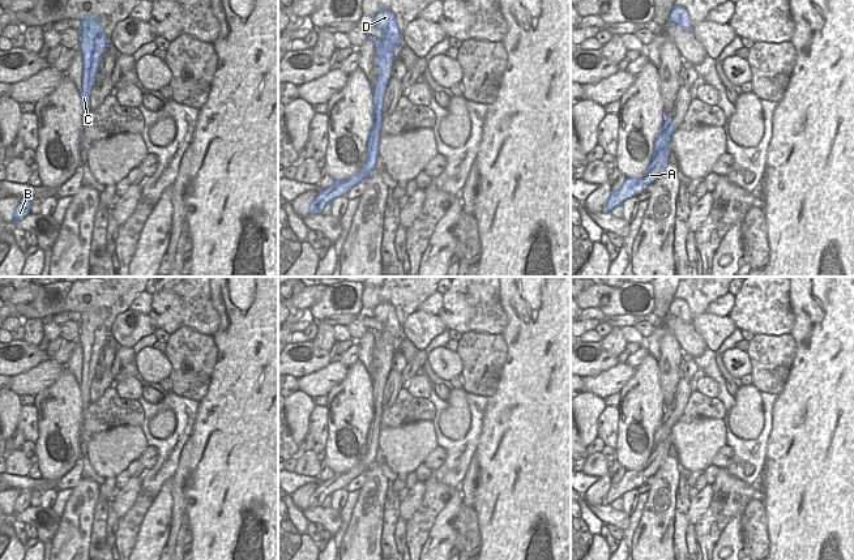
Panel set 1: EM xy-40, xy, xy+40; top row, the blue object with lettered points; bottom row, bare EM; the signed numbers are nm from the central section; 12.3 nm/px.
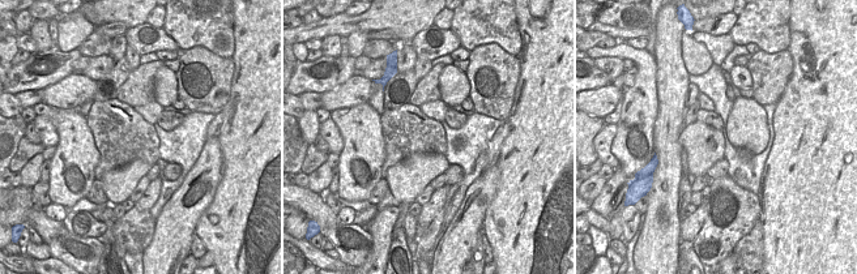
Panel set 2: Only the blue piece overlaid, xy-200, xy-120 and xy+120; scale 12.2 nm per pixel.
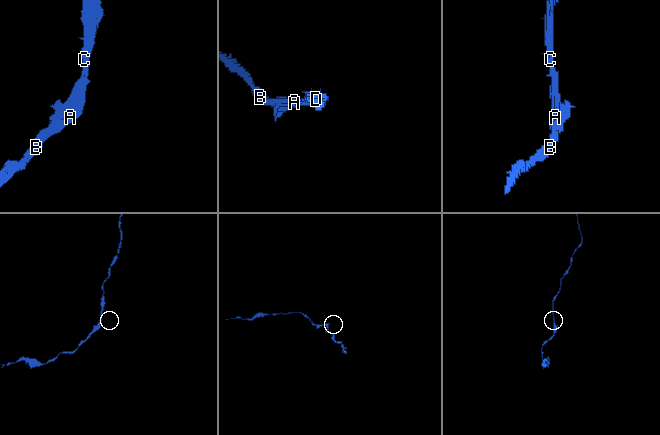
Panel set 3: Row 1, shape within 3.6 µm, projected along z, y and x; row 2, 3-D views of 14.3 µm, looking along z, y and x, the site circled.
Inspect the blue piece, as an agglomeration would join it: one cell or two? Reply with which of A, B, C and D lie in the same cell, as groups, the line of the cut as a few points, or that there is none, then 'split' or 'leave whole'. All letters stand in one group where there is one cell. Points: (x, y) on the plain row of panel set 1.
A B C D | no cut | leave whole

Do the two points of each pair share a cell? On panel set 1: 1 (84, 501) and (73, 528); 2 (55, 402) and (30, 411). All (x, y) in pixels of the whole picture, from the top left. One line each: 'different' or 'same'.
1: same
2: different

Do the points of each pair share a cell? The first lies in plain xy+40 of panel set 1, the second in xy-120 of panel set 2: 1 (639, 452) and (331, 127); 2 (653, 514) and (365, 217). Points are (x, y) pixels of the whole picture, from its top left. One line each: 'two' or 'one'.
1: two
2: two

